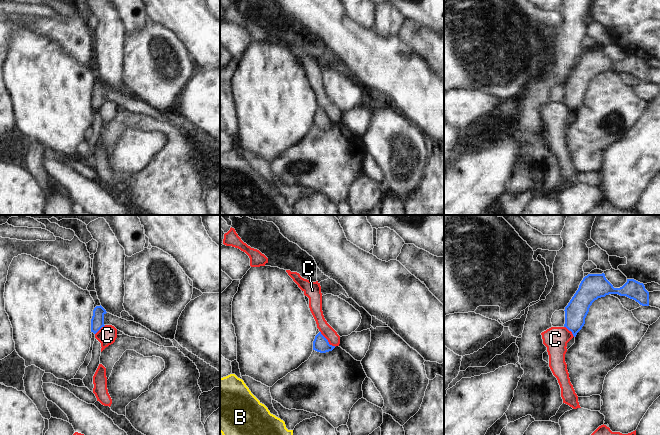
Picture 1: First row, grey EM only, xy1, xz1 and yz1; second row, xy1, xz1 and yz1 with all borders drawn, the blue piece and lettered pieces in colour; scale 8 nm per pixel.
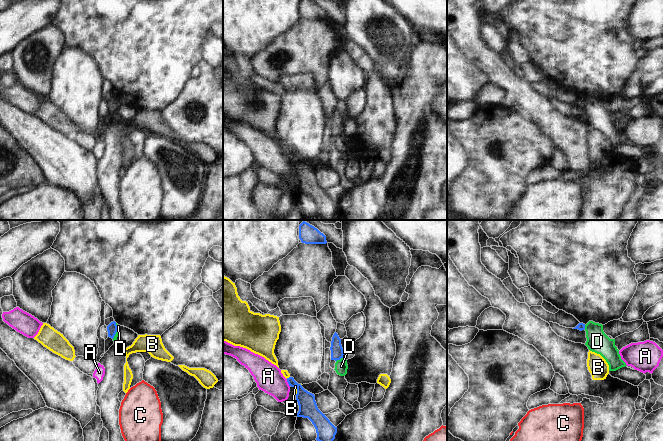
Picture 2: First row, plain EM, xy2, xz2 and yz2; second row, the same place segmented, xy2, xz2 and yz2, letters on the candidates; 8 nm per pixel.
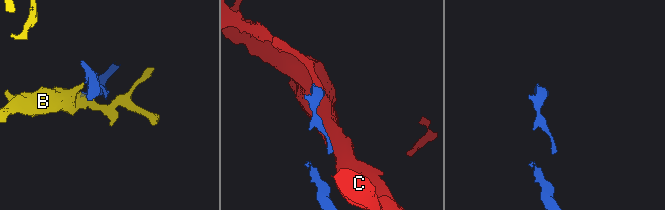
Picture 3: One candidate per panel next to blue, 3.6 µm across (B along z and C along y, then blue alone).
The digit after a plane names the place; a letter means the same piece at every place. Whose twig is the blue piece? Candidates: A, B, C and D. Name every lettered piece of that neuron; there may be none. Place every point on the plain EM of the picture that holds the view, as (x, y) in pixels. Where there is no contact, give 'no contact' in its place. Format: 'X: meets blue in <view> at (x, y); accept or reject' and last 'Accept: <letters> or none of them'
A: meets blue in xz2 at (288, 159); reject
B: meets blue in xz2 at (297, 166); accept
C: meets blue in xz1 at (327, 116); reject
D: meets blue in xy2 at (116, 107); reject
Accept: B

